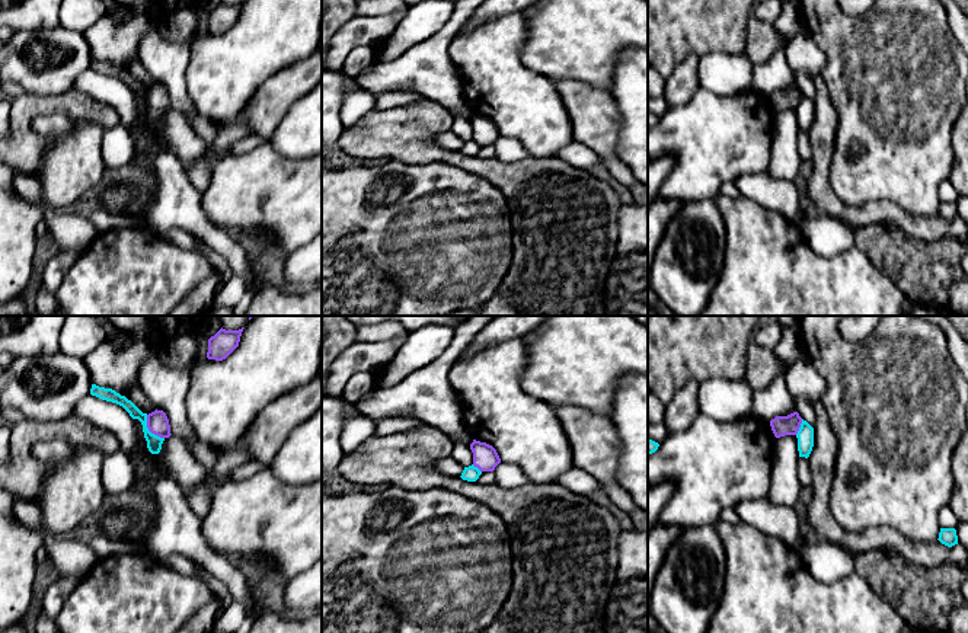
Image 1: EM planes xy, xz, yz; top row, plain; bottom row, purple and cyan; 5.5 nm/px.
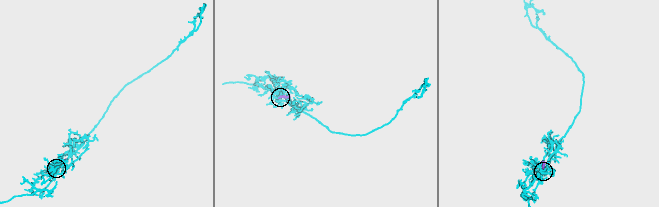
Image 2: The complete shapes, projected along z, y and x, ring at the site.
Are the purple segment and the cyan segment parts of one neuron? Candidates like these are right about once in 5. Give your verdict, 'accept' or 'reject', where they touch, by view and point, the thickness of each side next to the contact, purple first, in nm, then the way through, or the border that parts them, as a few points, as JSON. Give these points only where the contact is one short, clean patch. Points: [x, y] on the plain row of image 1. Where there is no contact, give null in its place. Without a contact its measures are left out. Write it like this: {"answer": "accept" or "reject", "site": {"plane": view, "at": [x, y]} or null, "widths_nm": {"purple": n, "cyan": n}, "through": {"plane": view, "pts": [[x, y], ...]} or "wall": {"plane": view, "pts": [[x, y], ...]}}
{"answer": "reject", "site": {"plane": "xy", "at": [149, 104]}, "widths_nm": {"purple": 120, "cyan": 80}, "wall": {"plane": "xy", "pts": [[146, 89], [146, 101], [163, 112]]}}

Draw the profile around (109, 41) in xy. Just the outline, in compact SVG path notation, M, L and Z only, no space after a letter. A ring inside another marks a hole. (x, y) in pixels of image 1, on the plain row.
M153 4L134 7L134 15L118 23L105 15L89 26L83 35L90 47L93 58L112 63L127 71L131 58L138 58L141 39L157 29L159 17Z

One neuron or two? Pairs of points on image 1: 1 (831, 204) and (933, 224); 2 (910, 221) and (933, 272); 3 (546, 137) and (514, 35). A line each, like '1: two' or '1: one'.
1: one
2: two
3: one

